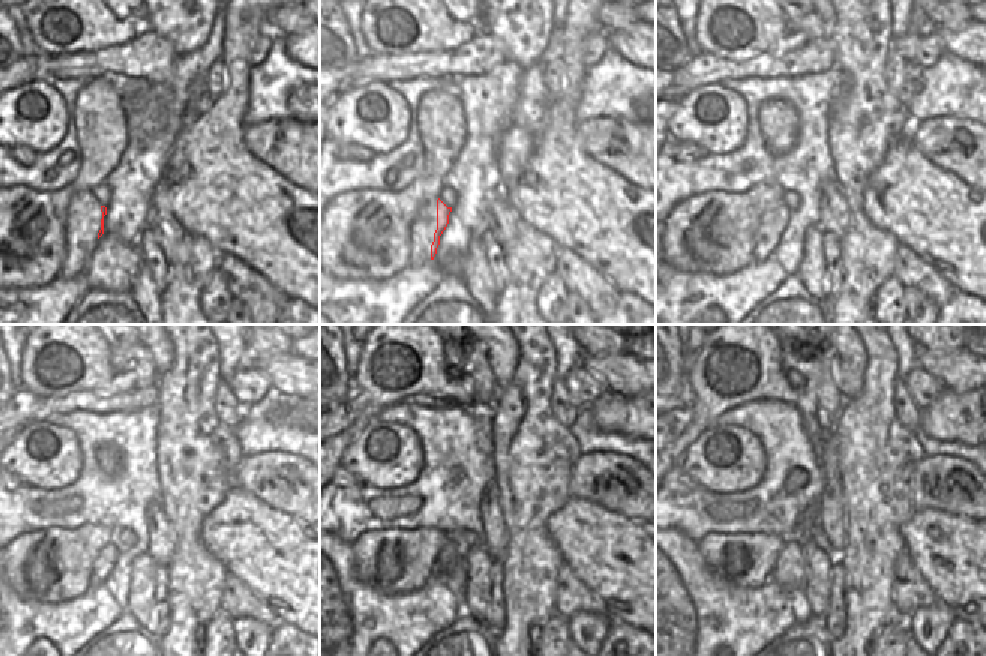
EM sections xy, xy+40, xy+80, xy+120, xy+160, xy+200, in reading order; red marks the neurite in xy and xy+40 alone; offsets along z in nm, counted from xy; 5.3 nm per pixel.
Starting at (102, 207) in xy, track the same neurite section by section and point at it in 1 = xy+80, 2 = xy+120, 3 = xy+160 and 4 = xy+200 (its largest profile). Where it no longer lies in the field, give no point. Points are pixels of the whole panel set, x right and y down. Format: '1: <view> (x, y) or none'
1: xy+80 (781, 213)
2: xy+120 (108, 556)
3: xy+160 (447, 557)
4: xy+200 (790, 572)

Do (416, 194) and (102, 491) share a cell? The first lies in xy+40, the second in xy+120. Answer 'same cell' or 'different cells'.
different cells

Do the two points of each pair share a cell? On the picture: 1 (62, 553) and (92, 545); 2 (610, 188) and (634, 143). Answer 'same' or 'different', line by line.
1: same
2: different

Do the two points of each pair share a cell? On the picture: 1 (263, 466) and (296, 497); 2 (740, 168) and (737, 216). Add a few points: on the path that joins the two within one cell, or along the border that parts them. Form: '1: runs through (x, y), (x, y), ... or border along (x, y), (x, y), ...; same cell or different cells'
1: runs through (270, 473), (288, 490); same cell
2: border along (773, 182), (760, 182), (746, 191), (703, 191); different cells

